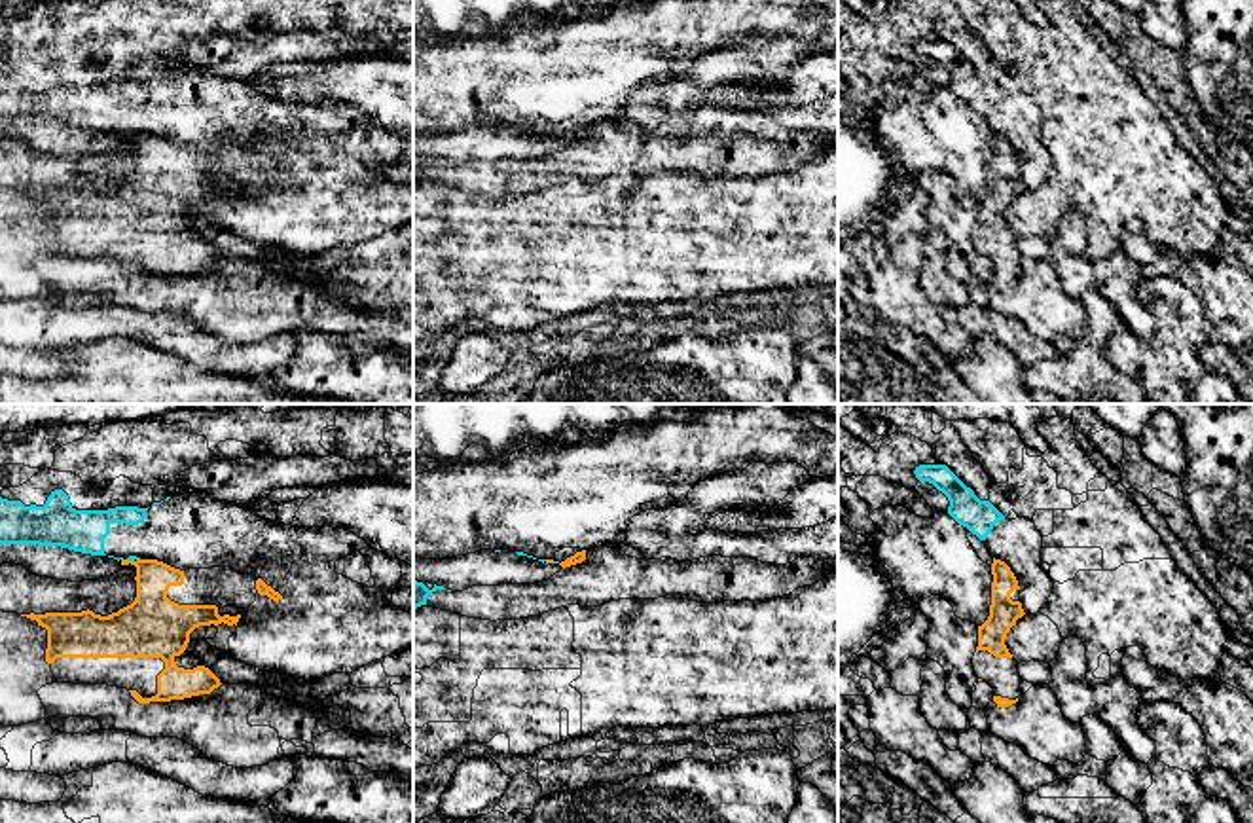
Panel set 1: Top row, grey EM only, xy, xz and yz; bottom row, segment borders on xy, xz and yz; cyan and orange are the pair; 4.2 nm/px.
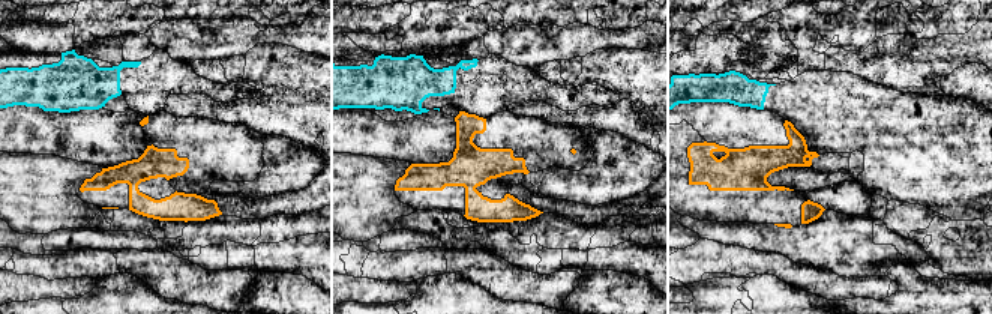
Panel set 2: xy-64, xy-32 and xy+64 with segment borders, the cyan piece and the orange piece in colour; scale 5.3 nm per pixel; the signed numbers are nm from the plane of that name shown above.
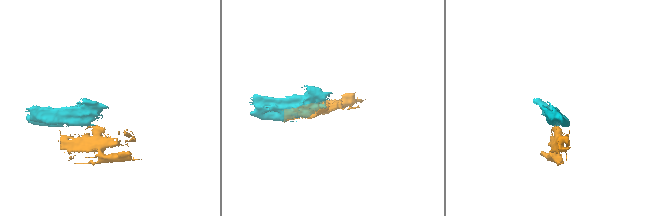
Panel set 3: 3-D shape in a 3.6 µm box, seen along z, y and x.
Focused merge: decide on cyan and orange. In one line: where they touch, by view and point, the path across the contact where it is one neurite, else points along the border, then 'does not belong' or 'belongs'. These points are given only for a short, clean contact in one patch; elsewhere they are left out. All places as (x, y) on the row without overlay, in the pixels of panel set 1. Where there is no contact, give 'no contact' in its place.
meets cyan in xy at (131, 135); border along xy (127, 133), (133, 137); does not belong

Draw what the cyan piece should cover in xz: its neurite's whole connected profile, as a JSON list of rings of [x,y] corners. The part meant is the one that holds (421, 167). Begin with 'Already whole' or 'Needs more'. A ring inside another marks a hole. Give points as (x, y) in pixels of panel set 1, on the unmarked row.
Needs more. [[[605,119],[586,125],[582,138],[561,142],[559,148],[548,155],[535,159],[499,159],[499,161],[472,161],[463,167],[453,167],[444,161],[428,165],[423,157],[413,155],[413,184],[421,180],[451,186],[468,193],[481,195],[519,195],[538,192],[567,180],[599,182],[618,174],[692,174],[698,178],[720,176],[764,176],[783,173],[798,163],[817,159],[834,144],[815,133],[798,133],[787,140],[762,138],[751,133],[722,133],[707,131],[692,137],[637,135],[622,131],[614,119]]]

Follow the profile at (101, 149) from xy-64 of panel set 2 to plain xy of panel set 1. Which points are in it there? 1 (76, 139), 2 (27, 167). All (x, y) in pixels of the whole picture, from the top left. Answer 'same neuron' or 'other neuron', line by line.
1: other neuron
2: same neuron

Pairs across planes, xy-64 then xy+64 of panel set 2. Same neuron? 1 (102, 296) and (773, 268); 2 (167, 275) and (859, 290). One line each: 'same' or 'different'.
1: different
2: same

